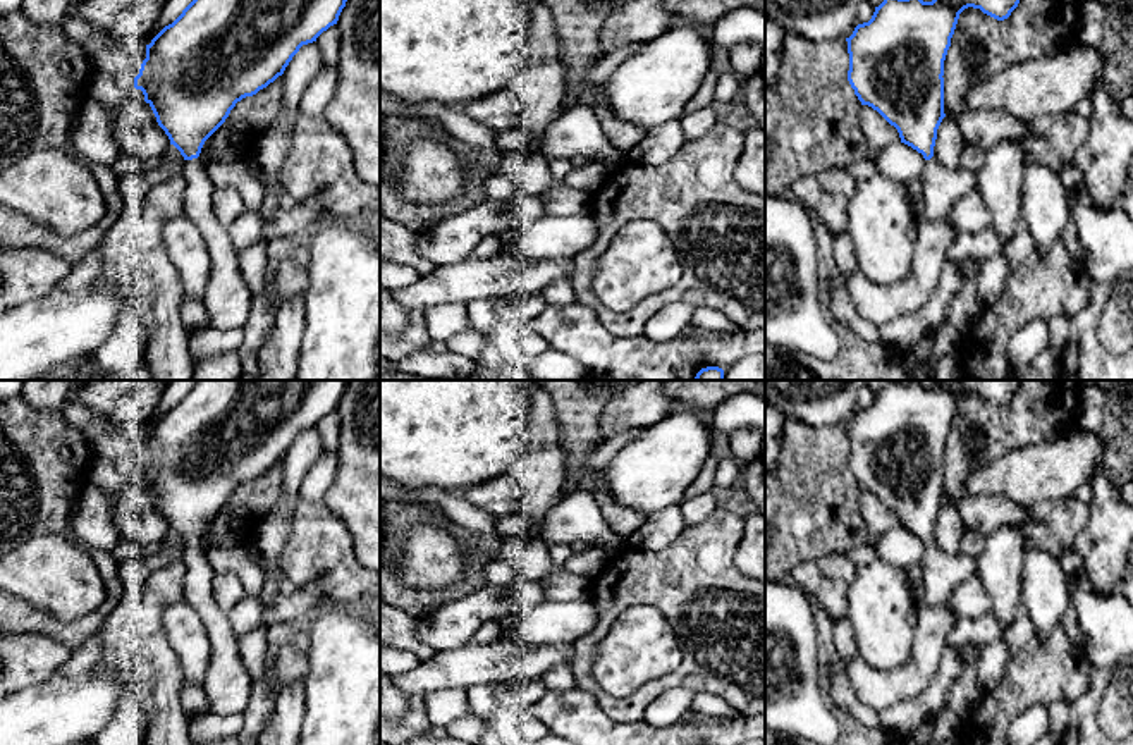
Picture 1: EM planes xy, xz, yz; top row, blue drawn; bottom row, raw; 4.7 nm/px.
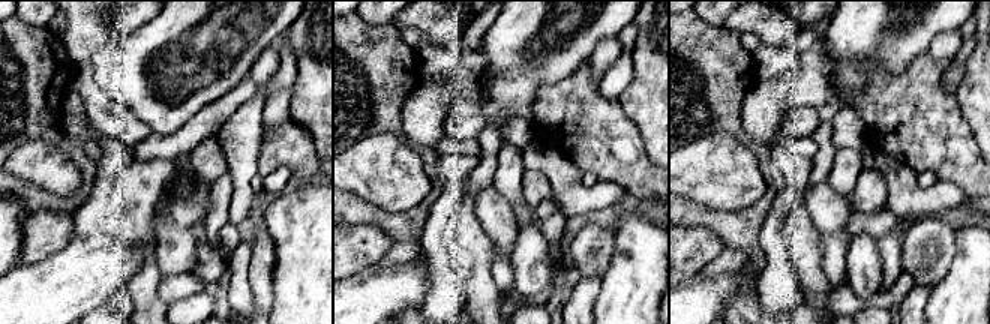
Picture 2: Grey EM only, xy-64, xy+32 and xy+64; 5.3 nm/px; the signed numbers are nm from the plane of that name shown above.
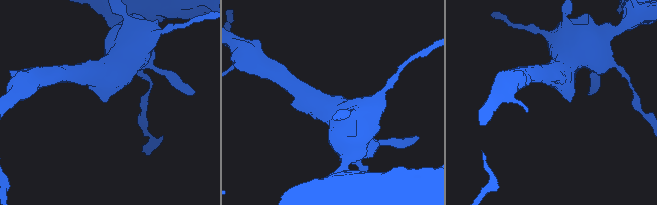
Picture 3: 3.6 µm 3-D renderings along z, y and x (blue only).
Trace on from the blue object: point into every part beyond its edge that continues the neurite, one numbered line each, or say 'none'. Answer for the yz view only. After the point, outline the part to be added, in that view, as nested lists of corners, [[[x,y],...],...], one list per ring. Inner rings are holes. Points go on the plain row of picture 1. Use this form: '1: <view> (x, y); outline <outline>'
1: yz (943, 573); outline [[[935,542],[925,547],[920,563],[923,570],[923,592],[920,606],[935,607],[949,600],[951,594],[968,578],[977,575],[977,561],[971,556],[944,552]]]

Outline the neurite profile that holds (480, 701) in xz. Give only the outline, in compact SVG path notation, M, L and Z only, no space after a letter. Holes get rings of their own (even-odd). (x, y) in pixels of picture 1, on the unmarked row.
M490 685L466 690L468 707L471 716L487 717L499 704Z

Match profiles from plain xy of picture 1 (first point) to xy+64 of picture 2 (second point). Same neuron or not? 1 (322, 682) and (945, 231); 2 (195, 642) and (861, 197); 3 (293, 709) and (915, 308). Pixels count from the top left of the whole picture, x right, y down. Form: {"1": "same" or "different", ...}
{"1": "different", "2": "different", "3": "same"}

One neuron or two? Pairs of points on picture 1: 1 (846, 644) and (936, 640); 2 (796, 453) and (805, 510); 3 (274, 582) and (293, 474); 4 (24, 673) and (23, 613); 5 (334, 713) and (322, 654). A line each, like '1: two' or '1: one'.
1: two
2: one
3: one
4: two
5: one

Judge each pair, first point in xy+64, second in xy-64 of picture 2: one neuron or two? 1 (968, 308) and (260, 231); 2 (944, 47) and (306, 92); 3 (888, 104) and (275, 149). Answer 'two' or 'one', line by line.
1: two
2: two
3: one

